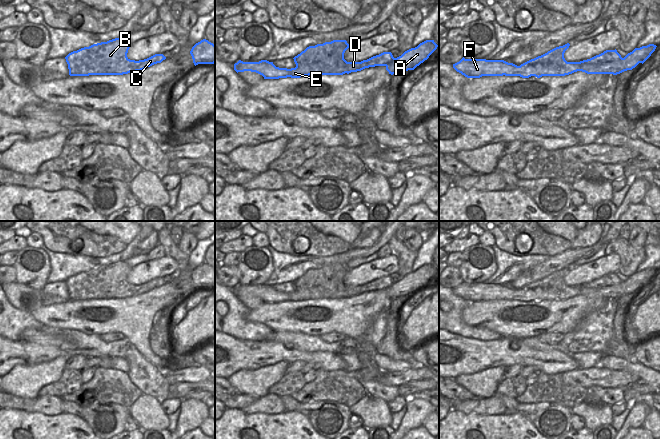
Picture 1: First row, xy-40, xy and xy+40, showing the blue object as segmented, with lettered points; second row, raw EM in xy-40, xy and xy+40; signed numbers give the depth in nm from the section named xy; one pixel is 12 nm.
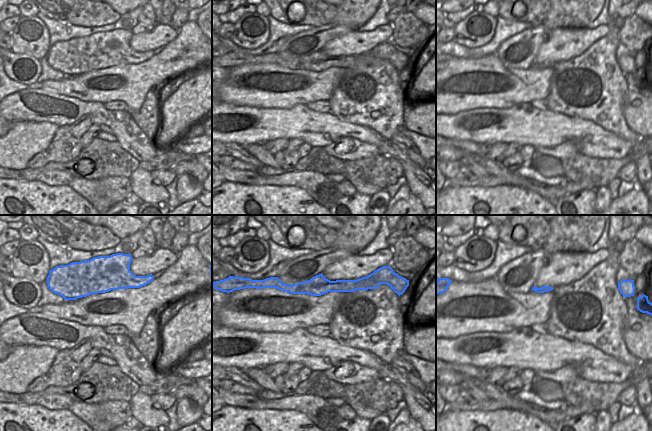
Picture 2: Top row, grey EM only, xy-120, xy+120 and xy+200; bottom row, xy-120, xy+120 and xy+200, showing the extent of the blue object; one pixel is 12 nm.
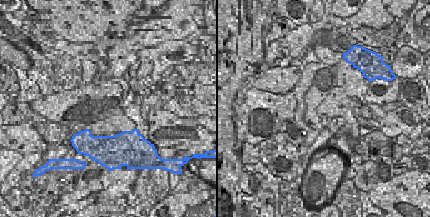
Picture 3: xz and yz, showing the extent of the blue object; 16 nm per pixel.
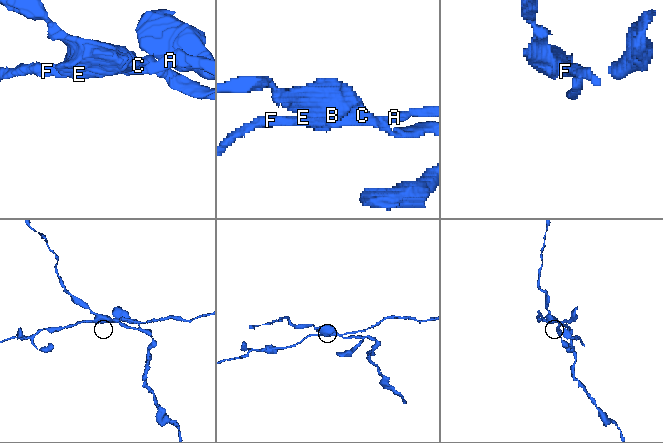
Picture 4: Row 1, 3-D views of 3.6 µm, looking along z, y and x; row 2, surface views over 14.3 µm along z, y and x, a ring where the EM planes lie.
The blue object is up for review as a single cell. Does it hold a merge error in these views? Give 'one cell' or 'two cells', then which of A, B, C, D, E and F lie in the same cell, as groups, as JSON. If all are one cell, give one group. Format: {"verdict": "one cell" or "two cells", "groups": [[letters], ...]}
{"verdict": "two cells", "groups": [["A", "E", "F"], ["B", "C", "D"]]}

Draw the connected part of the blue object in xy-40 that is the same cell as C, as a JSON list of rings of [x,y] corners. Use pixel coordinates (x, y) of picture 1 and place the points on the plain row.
[[[115,262],[73,275],[65,281],[69,299],[123,299],[144,294],[166,283],[163,278],[155,278],[144,284],[130,284],[127,281],[130,271],[125,262]]]

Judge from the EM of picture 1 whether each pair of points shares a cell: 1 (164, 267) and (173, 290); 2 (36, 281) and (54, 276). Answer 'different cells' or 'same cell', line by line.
1: different cells
2: different cells

